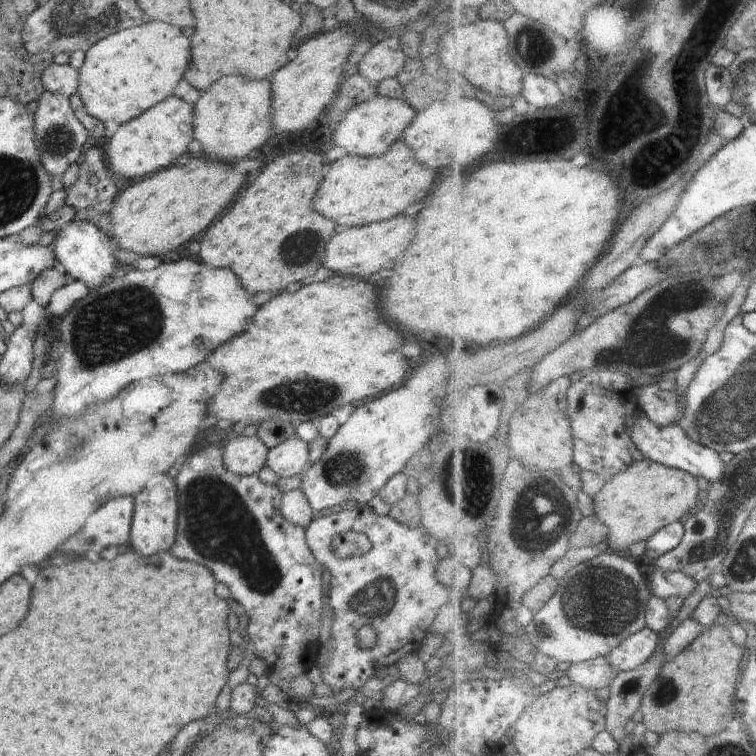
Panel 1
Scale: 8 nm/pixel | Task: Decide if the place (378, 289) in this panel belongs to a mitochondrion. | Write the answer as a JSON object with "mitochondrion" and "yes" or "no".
{"mitochondrion":"no"}

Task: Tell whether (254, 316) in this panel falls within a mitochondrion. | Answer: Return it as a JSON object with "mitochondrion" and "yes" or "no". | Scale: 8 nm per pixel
{"mitochondrion":"no"}

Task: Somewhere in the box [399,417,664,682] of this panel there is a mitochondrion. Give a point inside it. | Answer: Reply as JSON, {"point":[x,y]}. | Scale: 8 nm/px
{"point":[600,599]}

